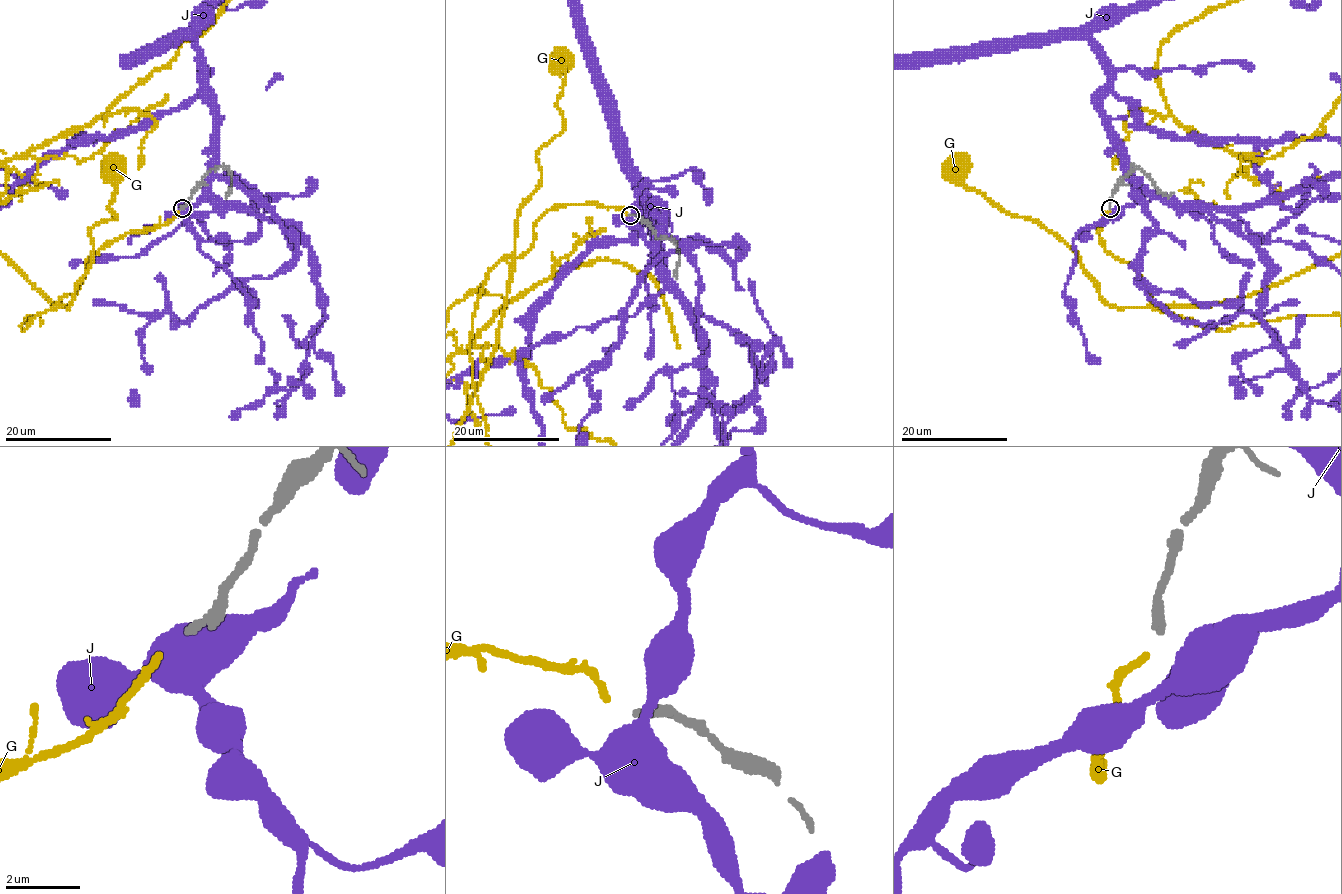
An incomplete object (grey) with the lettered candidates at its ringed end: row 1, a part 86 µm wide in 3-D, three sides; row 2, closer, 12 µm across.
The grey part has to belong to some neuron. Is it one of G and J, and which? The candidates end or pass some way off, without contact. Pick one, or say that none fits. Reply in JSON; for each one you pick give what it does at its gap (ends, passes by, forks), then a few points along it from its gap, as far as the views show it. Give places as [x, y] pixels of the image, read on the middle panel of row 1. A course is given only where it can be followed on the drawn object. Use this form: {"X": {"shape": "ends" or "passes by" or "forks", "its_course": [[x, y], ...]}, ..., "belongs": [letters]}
{"G": {"shape": "ends", "its_course": [[627, 214], [554, 205], [530, 249], [506, 259], [539, 185], [536, 153], [563, 129], [562, 61]]}, "belongs": ["G"]}

